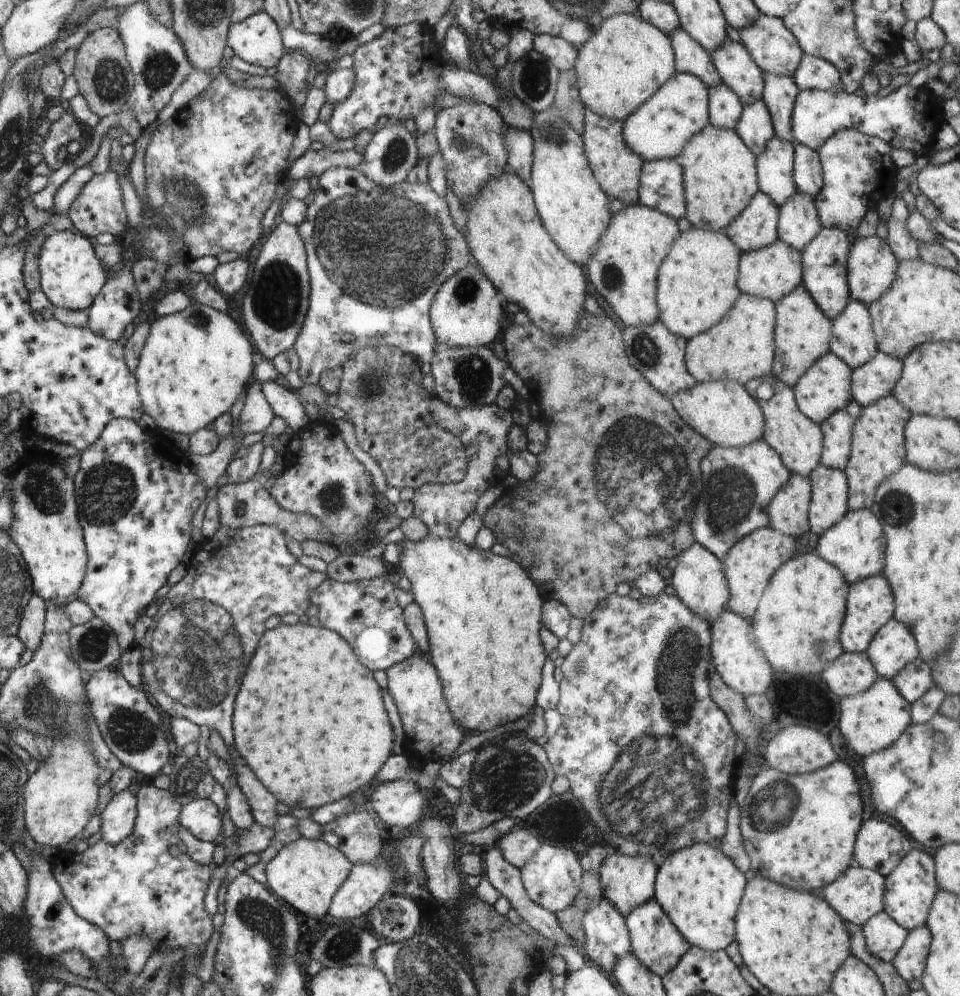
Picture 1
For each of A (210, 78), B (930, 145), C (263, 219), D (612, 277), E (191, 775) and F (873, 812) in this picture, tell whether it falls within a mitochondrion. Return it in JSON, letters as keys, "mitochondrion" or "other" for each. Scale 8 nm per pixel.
{"A":"other","B":"other","C":"other","D":"mitochondrion","E":"mitochondrion","F":"other"}

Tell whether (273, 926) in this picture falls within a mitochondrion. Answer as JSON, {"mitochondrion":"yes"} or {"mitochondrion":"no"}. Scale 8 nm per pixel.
{"mitochondrion":"yes"}

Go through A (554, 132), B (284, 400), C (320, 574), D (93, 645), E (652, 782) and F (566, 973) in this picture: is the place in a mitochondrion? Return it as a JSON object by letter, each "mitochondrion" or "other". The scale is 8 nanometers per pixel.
{"A":"mitochondrion","B":"other","C":"other","D":"mitochondrion","E":"mitochondrion","F":"other"}

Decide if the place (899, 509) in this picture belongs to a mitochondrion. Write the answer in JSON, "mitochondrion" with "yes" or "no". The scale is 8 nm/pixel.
{"mitochondrion":"yes"}

